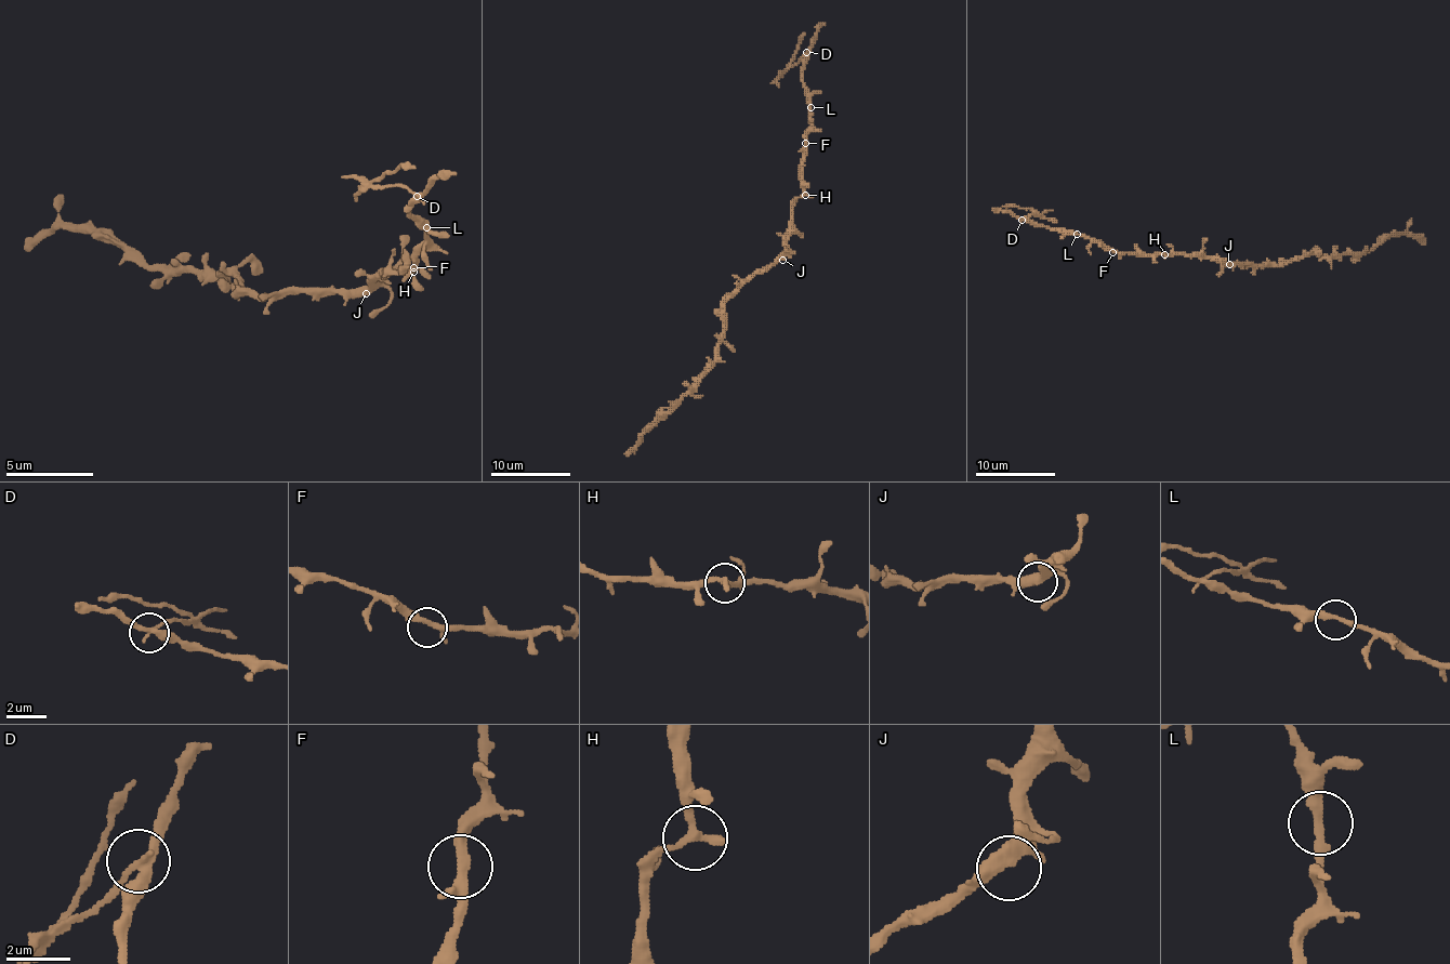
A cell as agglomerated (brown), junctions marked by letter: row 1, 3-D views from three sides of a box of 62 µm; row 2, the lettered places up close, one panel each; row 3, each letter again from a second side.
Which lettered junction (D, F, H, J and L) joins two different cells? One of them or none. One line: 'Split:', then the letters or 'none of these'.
Split: D

